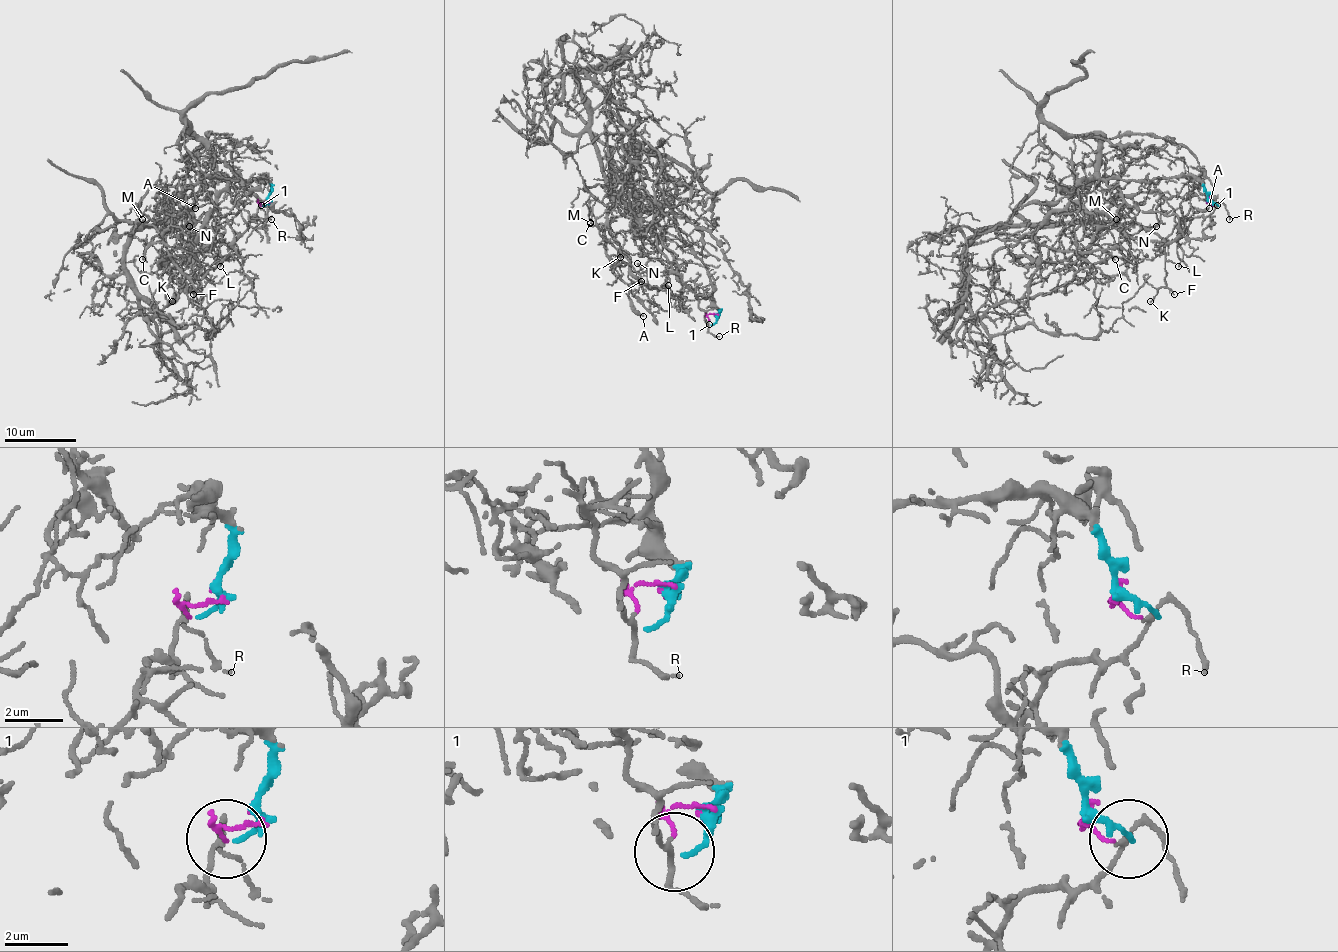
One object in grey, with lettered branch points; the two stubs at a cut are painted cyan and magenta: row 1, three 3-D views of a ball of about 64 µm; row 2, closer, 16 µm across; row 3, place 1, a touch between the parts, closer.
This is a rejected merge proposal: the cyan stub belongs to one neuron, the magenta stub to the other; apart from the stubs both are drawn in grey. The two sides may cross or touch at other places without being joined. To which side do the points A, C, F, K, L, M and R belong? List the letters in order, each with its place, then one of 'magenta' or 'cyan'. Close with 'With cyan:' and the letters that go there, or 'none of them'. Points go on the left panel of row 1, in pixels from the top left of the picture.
A: at (195, 208); magenta
C: at (142, 259); magenta
F: at (193, 294); magenta
K: at (172, 301); magenta
L: at (220, 266); magenta
M: at (142, 219); magenta
R: at (271, 219); magenta
With cyan: none of them

